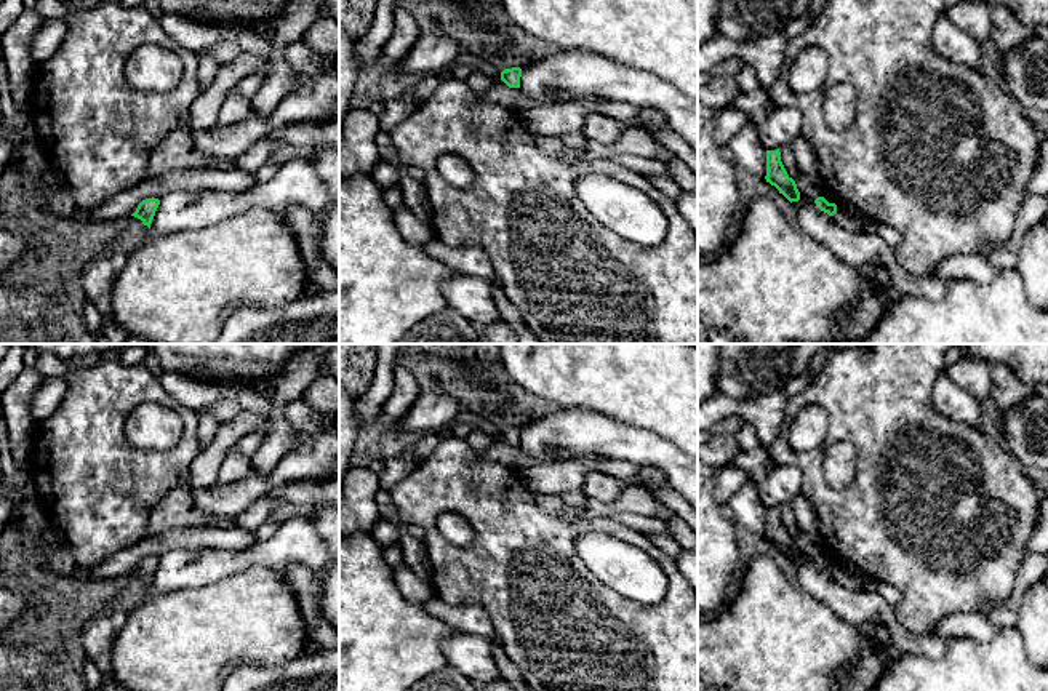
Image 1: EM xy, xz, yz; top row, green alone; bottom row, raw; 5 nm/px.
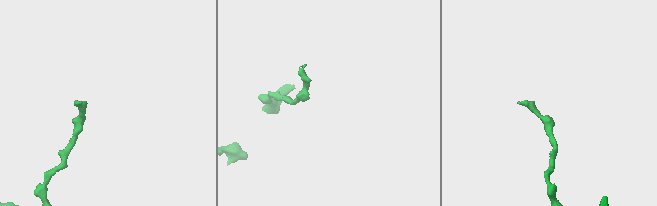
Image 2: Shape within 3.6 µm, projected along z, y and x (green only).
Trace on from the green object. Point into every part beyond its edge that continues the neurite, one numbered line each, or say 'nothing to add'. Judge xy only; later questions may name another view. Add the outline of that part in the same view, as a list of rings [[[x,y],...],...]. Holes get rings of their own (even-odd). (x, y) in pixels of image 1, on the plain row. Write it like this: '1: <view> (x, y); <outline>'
nothing to add

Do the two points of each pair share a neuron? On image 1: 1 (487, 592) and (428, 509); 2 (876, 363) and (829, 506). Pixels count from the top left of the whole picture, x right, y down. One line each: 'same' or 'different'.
1: same
2: same

